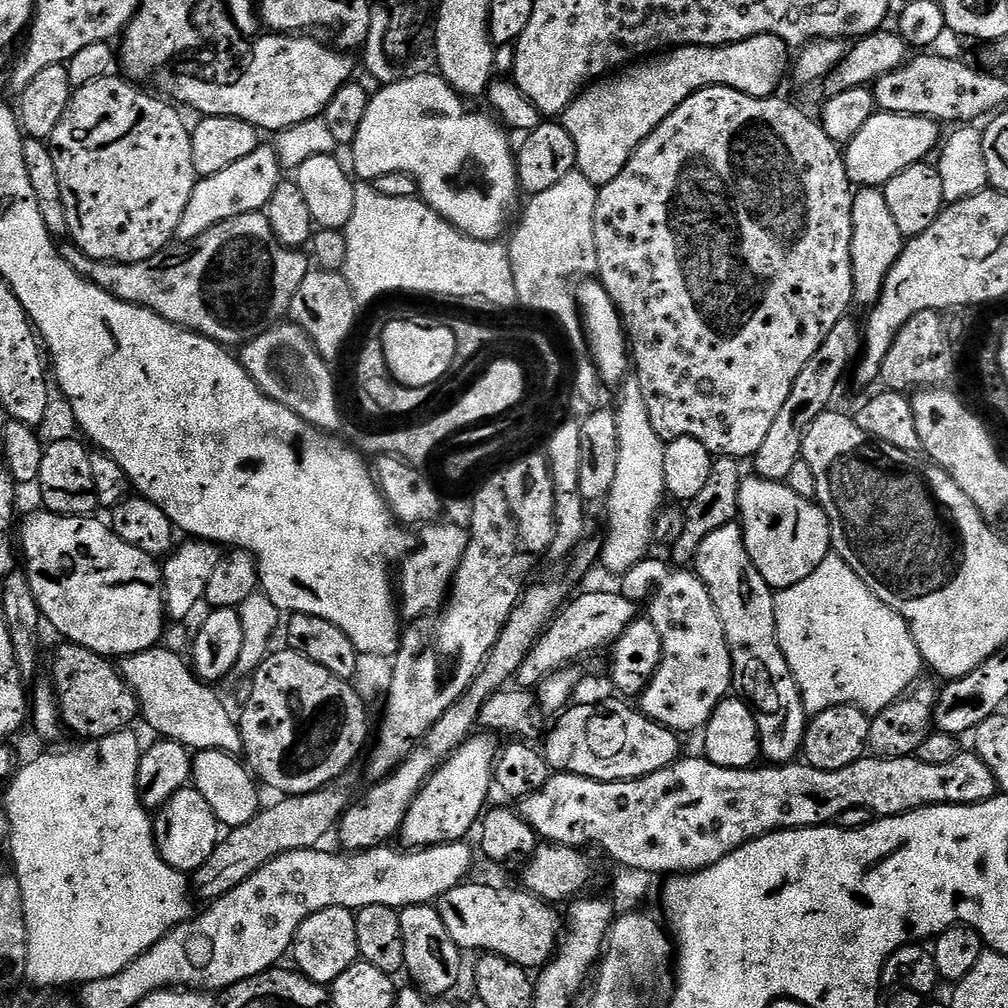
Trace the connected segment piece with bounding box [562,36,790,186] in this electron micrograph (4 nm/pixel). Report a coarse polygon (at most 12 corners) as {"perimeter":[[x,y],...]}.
{"perimeter":[[789,45],[674,48],[587,85],[562,113],[578,171],[614,182],[703,88],[777,95]]}

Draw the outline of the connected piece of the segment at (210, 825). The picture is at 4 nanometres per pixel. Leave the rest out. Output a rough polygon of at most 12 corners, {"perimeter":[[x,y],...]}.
{"perimeter":[[195,786],[158,809],[160,857],[197,872],[222,839],[220,821]]}

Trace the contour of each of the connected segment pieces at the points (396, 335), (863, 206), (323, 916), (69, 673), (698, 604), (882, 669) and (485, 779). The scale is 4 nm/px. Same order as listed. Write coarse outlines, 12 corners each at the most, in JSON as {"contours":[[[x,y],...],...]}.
{"contours":[[[392,320],[379,333],[399,384],[427,390],[457,363],[451,327]],[[879,188],[852,197],[853,301],[878,302],[906,238]],[[327,908],[298,926],[291,963],[331,986],[359,959],[356,912]],[[52,656],[60,719],[81,741],[131,729],[140,703],[107,656]],[[652,559],[618,585],[643,601],[664,656],[638,708],[699,733],[734,688],[714,598]],[[829,554],[779,589],[809,717],[921,679],[907,620]],[[469,737],[424,784],[399,837],[459,843],[489,803],[500,744]]]}

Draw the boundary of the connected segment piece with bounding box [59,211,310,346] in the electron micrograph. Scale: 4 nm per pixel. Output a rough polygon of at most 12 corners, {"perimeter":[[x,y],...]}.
{"perimeter":[[263,211],[142,262],[60,256],[225,346],[291,313],[310,270]]}

